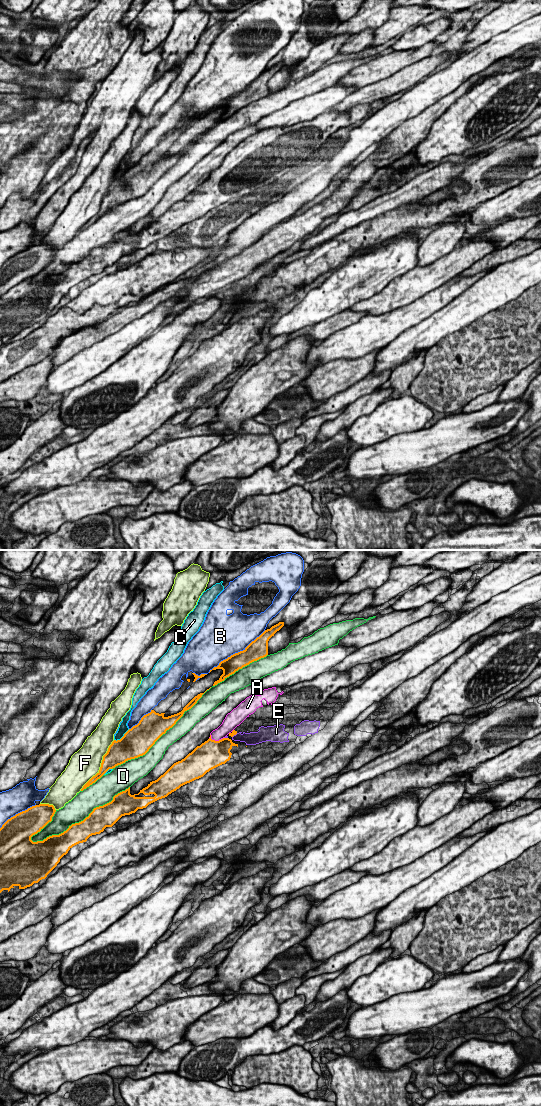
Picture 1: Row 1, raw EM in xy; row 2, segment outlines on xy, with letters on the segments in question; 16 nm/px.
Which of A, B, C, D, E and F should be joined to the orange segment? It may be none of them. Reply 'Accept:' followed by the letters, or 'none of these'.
Accept: A, E

